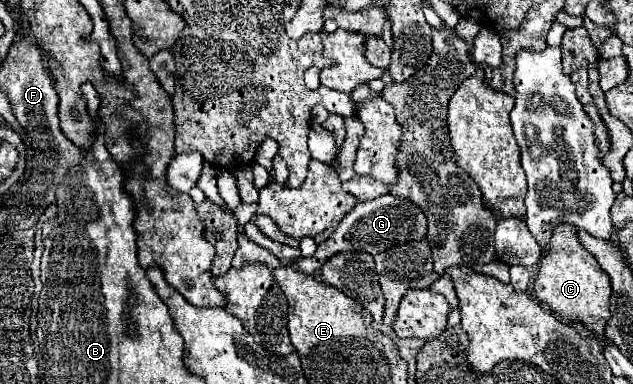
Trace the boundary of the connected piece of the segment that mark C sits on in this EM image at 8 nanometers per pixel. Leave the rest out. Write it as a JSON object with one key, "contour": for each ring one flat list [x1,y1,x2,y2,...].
{"contour":[[562,223,554,229,550,243,546,245,546,257,542,259,538,273,532,283,532,295,540,303,548,305,554,315,564,323,578,321,596,335,604,333,606,321,610,319,610,277,598,265,594,255,580,245,578,235,570,225]]}

